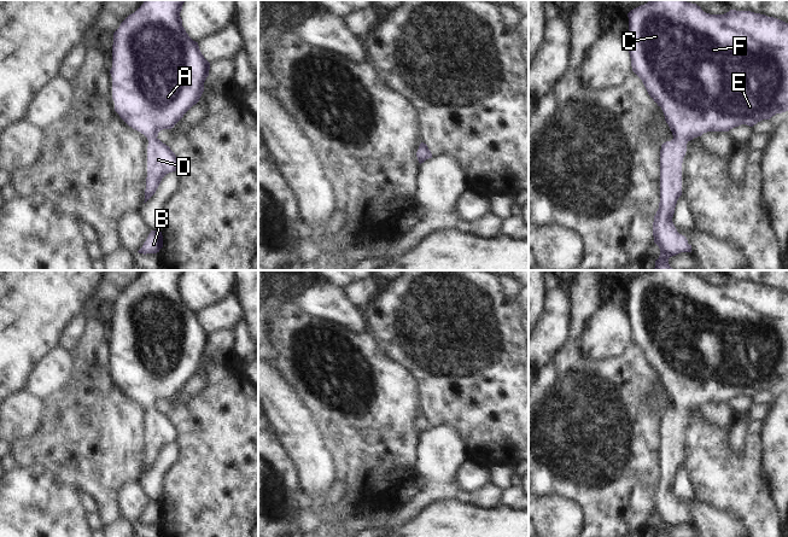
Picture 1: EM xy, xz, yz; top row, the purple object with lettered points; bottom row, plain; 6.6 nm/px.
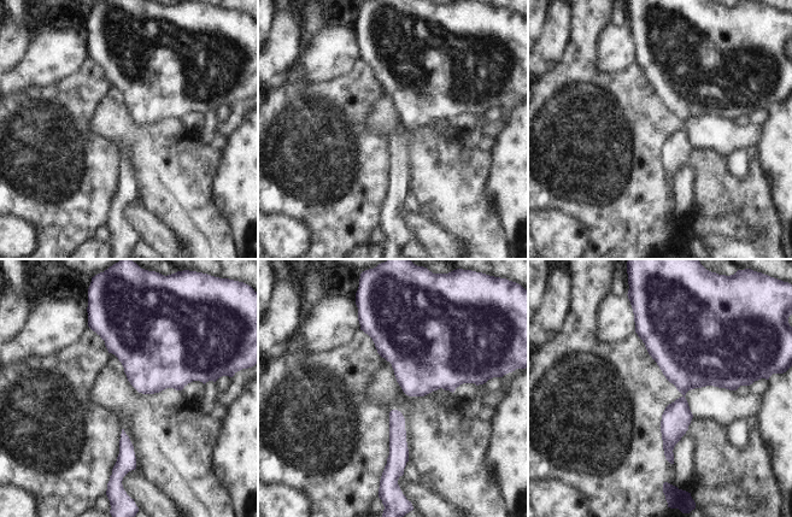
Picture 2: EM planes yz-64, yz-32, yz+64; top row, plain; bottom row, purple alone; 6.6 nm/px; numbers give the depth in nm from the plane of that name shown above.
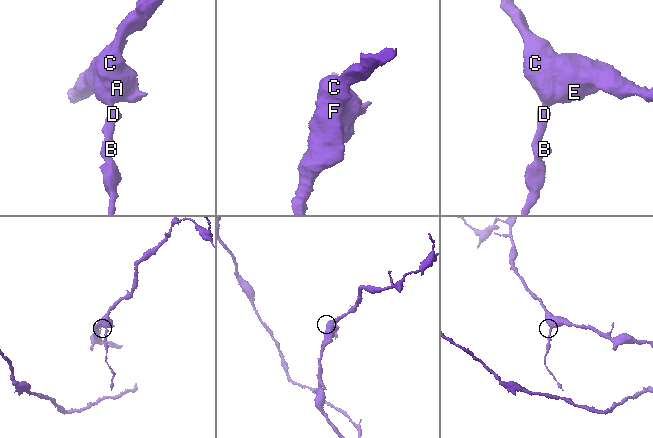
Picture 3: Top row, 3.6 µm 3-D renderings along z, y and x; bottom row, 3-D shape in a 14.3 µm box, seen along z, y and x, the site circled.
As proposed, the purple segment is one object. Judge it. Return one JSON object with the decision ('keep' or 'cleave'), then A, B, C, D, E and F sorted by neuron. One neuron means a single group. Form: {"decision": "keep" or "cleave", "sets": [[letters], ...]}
{"decision": "keep", "sets": [["A", "B", "C", "D", "E", "F"]]}

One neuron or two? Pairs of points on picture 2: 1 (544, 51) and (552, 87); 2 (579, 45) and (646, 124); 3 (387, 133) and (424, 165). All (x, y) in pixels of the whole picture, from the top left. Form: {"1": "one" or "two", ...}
{"1": "two", "2": "one", "3": "one"}

